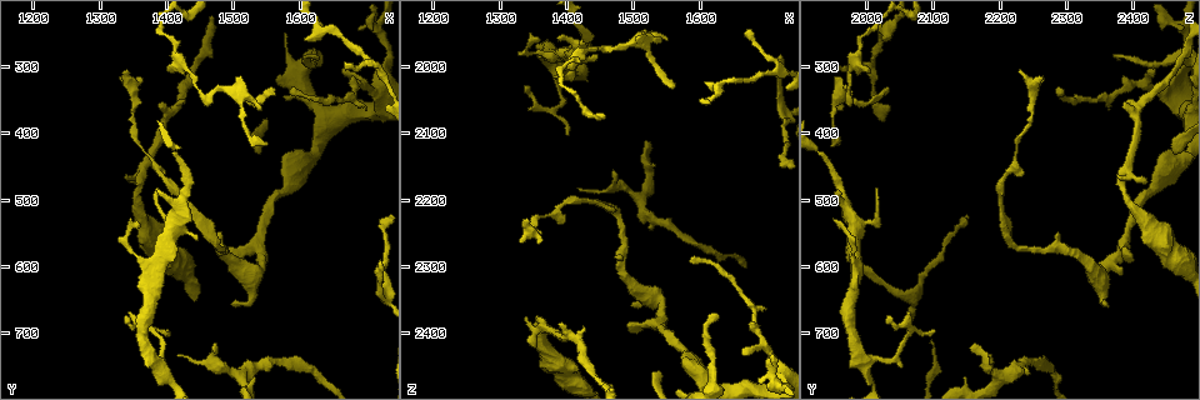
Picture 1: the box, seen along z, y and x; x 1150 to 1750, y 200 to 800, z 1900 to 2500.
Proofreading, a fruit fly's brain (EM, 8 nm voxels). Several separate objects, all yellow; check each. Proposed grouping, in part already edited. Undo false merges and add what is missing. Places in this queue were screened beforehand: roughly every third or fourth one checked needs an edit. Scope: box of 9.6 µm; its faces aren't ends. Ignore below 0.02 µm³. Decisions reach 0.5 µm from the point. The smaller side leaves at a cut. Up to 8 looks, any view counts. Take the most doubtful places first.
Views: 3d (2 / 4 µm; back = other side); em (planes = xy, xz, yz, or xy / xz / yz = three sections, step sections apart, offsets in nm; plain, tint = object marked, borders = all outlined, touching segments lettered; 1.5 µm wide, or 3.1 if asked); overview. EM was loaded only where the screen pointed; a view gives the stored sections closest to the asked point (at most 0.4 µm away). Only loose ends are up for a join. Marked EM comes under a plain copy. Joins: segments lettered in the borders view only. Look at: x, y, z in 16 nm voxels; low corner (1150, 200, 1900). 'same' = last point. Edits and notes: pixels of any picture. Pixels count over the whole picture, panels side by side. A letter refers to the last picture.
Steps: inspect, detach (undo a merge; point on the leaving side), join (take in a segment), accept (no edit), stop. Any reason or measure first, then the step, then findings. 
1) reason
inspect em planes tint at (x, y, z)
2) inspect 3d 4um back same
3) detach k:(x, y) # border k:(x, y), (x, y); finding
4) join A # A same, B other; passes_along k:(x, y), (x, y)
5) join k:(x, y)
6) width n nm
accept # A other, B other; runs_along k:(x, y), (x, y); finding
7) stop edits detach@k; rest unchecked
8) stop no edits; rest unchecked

free end
inspect em xy step 8 borders at (1420, 735, 2180)

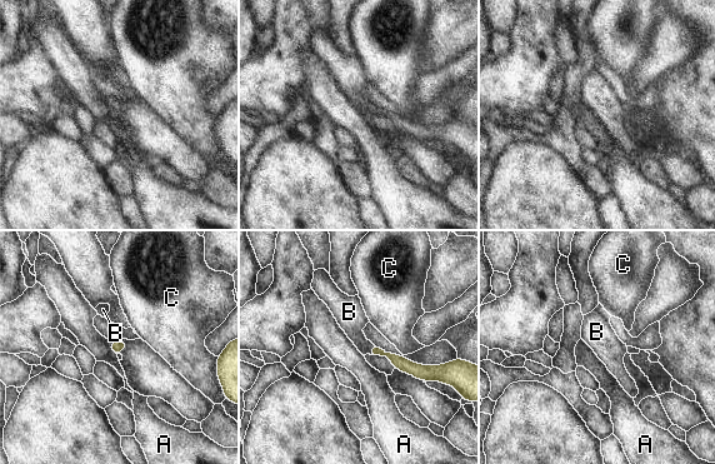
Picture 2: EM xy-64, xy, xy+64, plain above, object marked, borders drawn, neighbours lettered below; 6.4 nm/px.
inspect em planes borders same

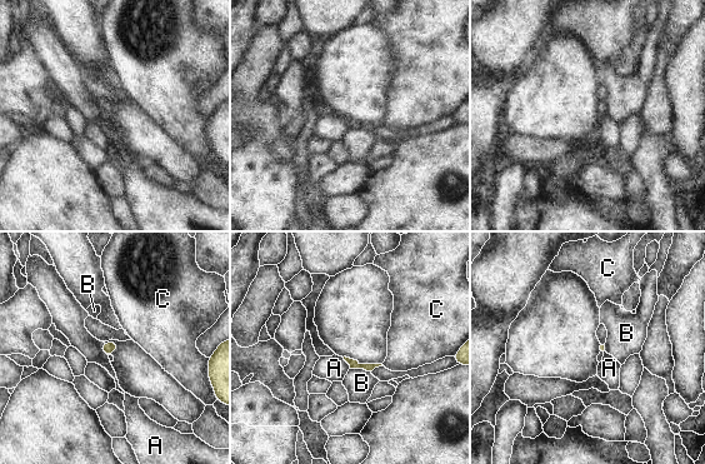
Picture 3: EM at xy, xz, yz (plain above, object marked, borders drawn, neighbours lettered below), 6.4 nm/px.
accept # A other, B other, C other; border 3:(343, 358), (350, 368); no lettered segment goes on from it

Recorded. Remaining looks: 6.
tapers out
inspect em xy step 4 borders at (1665, 300, 1950)

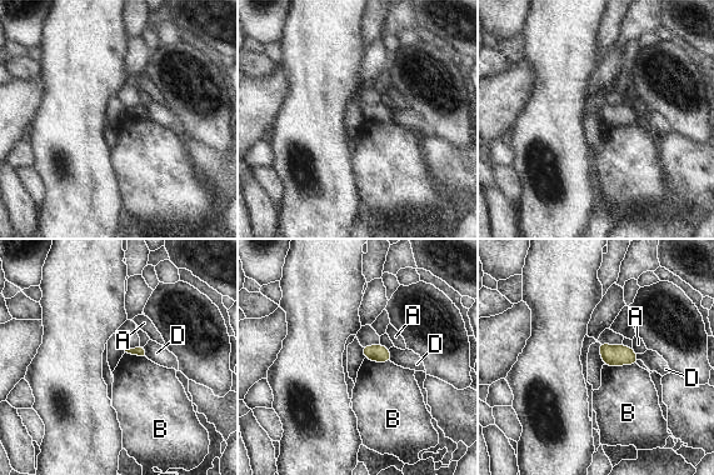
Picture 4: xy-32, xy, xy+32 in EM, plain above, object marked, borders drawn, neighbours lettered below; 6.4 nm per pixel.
accept # A other, B other, D other; border 4:(604, 364), (612, 366), (637, 365); no lettered segment goes on from it

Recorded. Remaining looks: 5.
branch point
inspect em planes borders at (1415, 535, 1980)

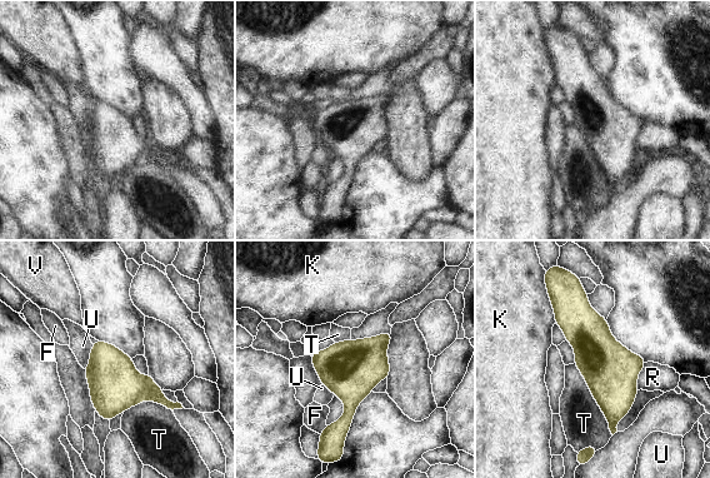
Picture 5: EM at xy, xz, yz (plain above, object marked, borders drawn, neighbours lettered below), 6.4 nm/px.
accept # F other, K other, R other, T other, U other, V other; runs_along 5:(576, 288), (613, 428); all the same cell

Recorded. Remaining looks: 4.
stop no edits; rest unchecked

